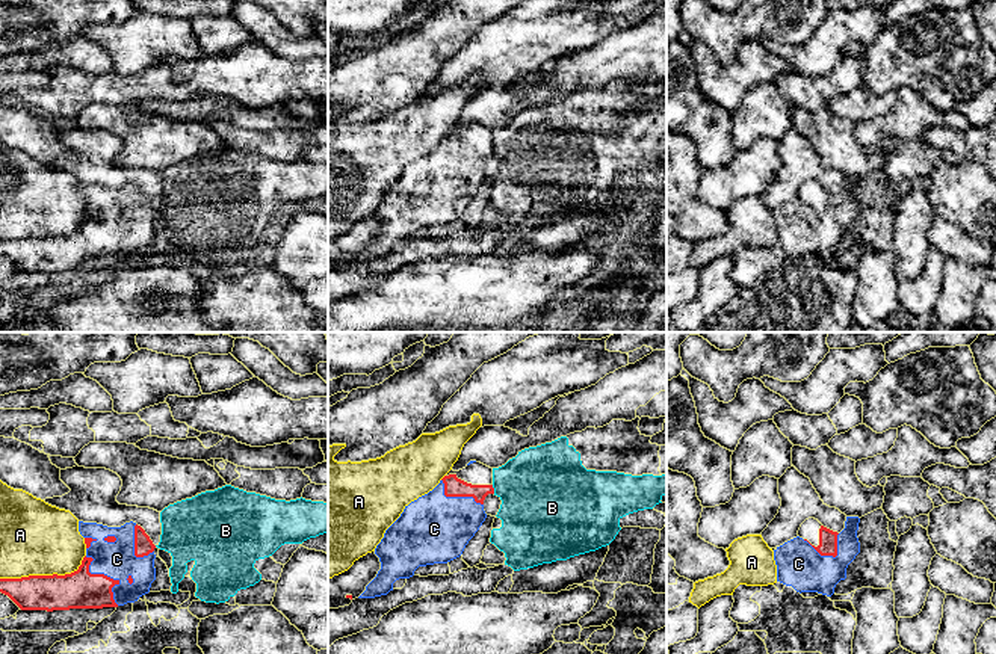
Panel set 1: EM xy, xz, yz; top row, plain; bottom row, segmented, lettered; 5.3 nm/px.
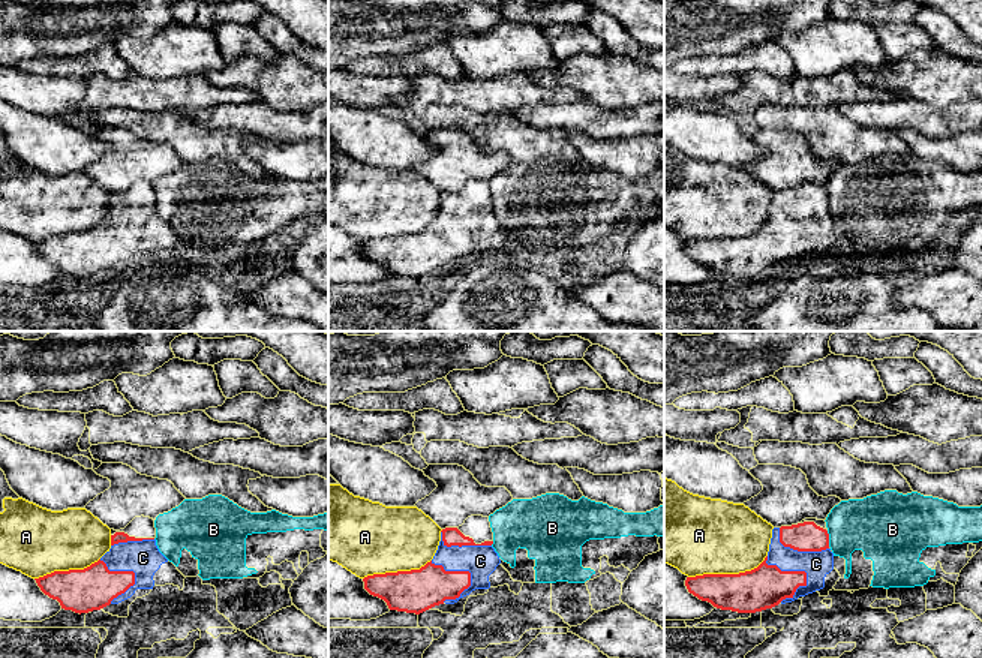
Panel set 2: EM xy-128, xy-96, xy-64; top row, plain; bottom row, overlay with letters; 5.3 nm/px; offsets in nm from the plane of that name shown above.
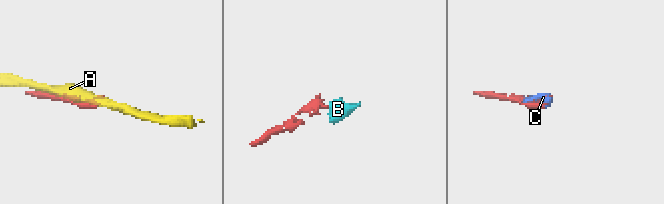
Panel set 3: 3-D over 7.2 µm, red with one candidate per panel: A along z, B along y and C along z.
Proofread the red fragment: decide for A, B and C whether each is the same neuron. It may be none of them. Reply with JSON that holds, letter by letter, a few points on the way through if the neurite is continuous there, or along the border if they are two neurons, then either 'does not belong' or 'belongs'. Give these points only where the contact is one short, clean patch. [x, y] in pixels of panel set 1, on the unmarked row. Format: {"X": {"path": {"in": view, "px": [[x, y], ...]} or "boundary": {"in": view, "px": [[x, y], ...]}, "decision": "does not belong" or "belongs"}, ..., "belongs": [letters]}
{"A": {"decision": "does not belong"}, "B": {"boundary": {"in": "xz", "px": [[491, 147], [494, 154]]}, "decision": "does not belong"}, "C": {"decision": "belongs"}, "belongs": ["C"]}

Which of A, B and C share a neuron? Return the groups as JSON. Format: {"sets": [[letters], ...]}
{"sets": [["A"], ["B"], ["C"]]}

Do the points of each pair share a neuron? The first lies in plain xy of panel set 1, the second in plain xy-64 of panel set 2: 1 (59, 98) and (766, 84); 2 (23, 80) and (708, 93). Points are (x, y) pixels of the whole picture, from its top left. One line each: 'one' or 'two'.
1: one
2: one

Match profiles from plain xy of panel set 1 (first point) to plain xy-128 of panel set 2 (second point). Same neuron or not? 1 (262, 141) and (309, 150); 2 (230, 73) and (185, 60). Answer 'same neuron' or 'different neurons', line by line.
1: same neuron
2: different neurons

